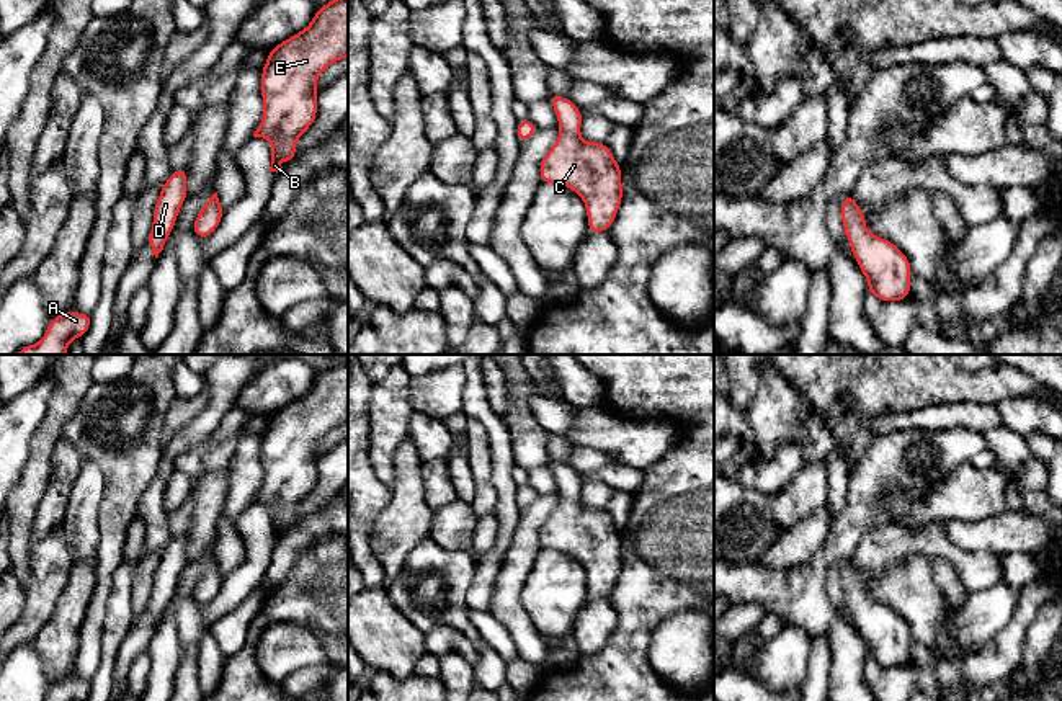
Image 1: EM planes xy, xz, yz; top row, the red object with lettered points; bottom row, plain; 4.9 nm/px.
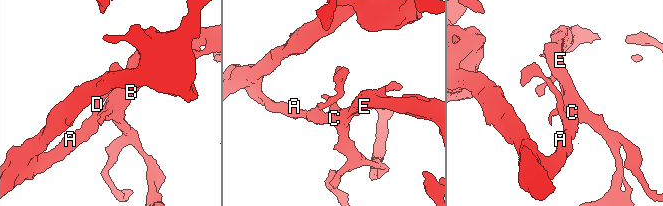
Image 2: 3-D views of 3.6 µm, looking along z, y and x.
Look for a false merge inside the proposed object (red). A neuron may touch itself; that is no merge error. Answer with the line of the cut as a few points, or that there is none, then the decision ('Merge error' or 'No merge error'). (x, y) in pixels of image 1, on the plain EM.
No split. No merge error

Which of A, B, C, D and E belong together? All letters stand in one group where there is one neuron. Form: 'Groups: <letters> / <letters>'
Groups: A B C D E

